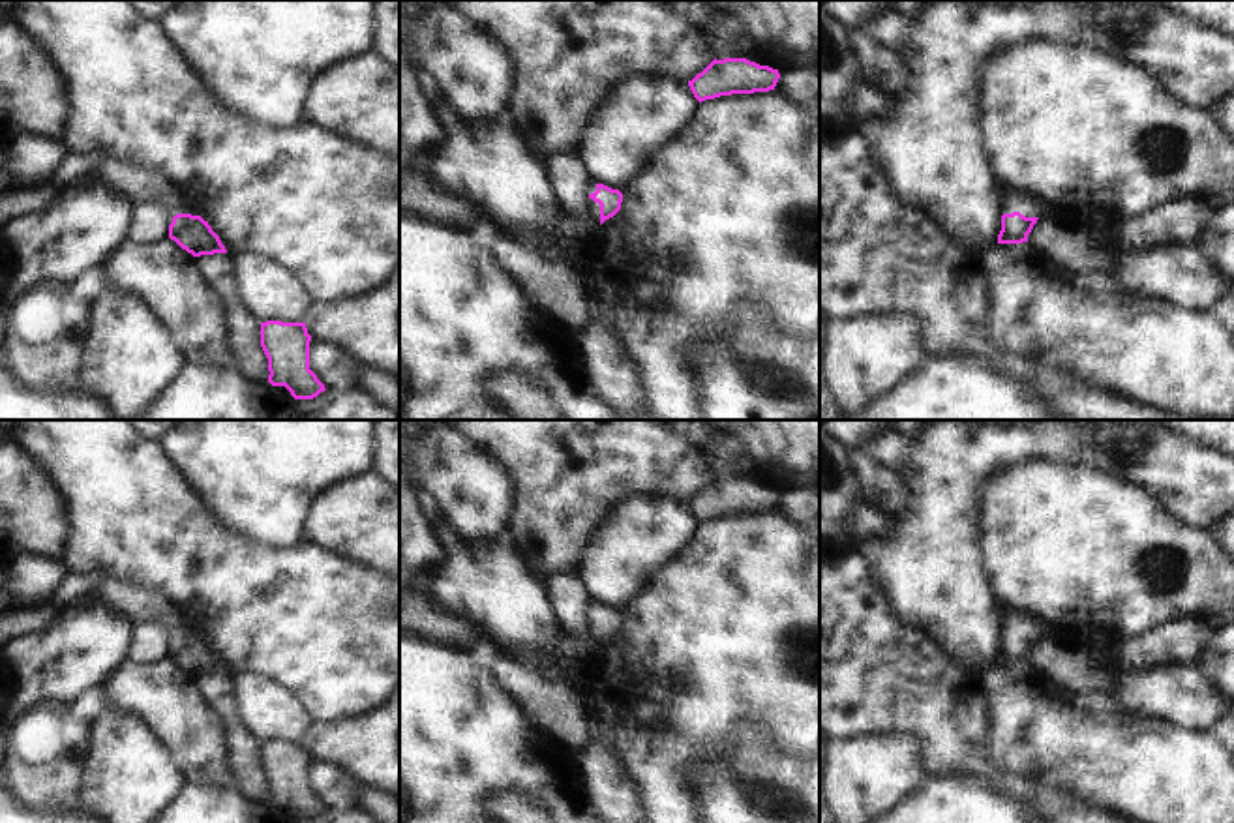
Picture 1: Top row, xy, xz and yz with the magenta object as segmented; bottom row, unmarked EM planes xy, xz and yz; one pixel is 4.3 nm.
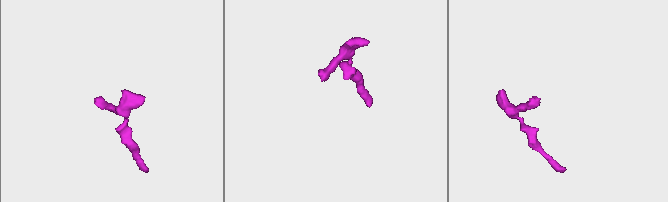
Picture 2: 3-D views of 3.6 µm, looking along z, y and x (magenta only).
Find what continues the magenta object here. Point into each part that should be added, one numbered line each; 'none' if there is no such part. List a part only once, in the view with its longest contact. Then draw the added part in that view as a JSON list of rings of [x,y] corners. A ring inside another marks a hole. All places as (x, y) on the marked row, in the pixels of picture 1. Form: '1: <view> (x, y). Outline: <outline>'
1: xz (593, 209). Outline: [[[591,182],[587,187],[587,201],[585,201],[585,210],[591,217],[593,223],[600,225],[600,204],[594,202],[589,195],[596,191],[596,184]]]

